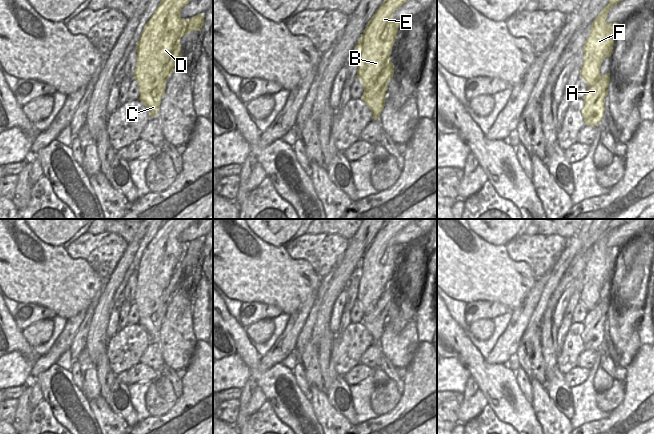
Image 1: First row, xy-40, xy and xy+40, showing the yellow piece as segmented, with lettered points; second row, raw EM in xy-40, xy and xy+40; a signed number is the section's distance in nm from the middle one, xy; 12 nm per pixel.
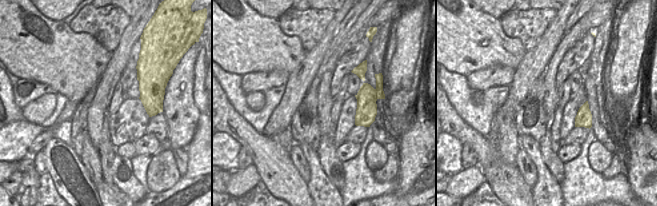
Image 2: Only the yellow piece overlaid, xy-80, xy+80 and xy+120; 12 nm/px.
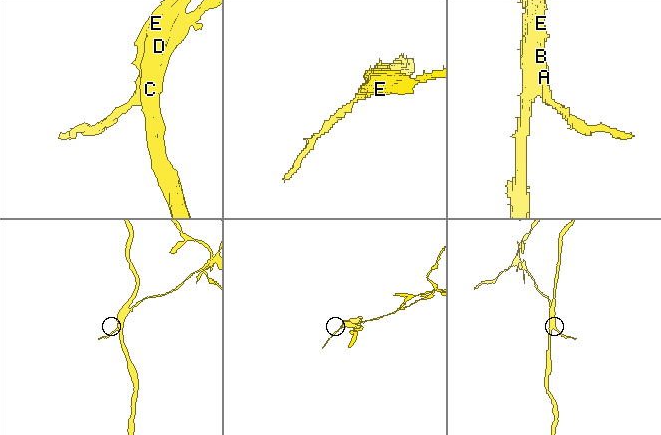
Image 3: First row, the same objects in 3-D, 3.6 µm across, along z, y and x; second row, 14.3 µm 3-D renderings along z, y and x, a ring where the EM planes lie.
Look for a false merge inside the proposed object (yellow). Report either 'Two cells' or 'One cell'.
Two cells.

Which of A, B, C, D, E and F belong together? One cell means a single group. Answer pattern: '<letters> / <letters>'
A / B C D E F

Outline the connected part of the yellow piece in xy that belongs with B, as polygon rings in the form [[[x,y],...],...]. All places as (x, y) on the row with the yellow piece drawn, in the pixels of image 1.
[[[385,0],[368,22],[355,49],[360,51],[357,77],[364,90],[371,90],[386,63],[390,60],[392,47],[397,39],[402,21],[394,21],[393,13],[409,0]]]

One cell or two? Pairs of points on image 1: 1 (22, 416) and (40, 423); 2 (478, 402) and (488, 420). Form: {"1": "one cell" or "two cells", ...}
{"1": "two cells", "2": "two cells"}

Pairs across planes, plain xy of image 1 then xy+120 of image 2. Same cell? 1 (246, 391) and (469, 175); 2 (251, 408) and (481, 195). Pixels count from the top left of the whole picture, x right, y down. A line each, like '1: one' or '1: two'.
1: two
2: two

